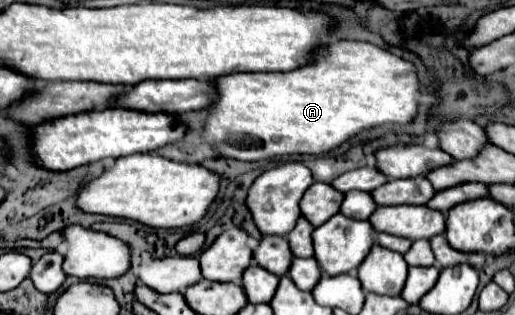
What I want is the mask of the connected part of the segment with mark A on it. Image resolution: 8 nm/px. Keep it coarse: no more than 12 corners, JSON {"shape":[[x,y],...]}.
{"shape":[[329,42],[217,80],[205,138],[235,160],[327,154],[411,124],[415,66]]}

